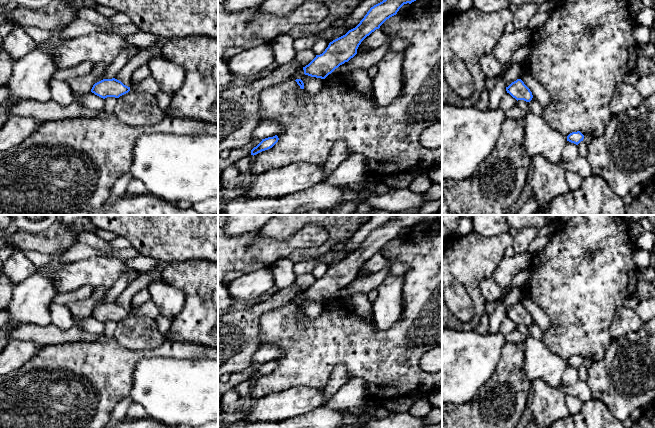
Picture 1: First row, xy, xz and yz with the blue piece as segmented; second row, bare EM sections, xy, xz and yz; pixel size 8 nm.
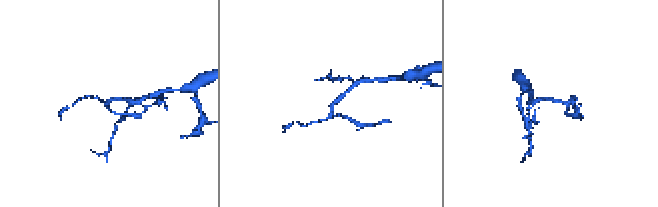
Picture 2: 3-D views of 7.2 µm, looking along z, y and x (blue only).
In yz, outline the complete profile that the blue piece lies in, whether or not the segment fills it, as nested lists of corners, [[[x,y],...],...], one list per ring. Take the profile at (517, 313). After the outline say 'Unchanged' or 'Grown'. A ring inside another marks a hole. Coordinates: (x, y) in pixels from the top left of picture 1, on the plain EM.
[[[521,303],[512,306],[508,311],[506,311],[506,315],[517,325],[524,324],[530,326],[533,322],[532,316]]]. Unchanged

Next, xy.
[[[103,303],[95,307],[91,313],[91,316],[95,319],[105,323],[107,321],[119,322],[120,320],[128,317],[130,311],[124,309],[121,305],[112,303]]]. Unchanged

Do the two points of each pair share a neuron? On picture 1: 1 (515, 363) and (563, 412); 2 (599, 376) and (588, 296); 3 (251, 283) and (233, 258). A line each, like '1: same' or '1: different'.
1: different
2: different
3: different

